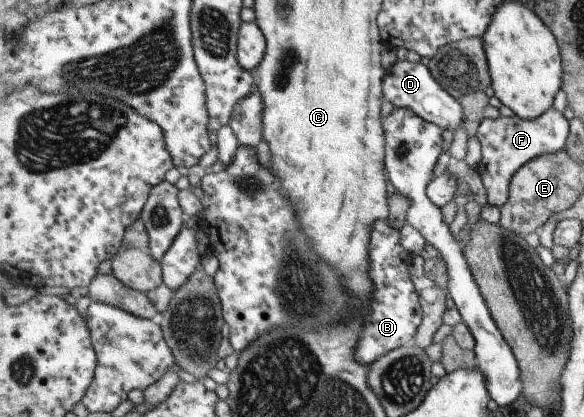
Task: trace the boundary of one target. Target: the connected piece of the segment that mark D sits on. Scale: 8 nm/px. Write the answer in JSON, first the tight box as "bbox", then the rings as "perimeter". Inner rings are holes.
{"bbox":[384,59,463,132],"perimeter":[[[397,59],[385,78],[384,100],[391,102],[395,108],[410,108],[427,122],[442,126],[443,130],[454,132],[459,126],[463,126],[463,108],[459,100],[437,82],[428,66],[419,62]]]}

